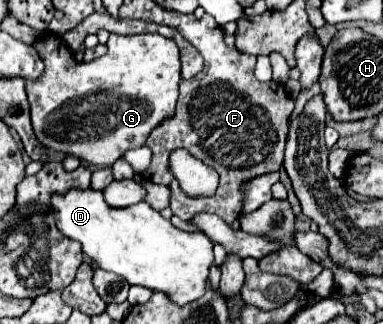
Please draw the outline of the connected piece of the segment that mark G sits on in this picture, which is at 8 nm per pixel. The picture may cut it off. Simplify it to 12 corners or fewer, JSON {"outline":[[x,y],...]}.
{"outline":[[46,31],[36,139],[110,167],[174,113],[178,47],[110,33],[76,61]]}

